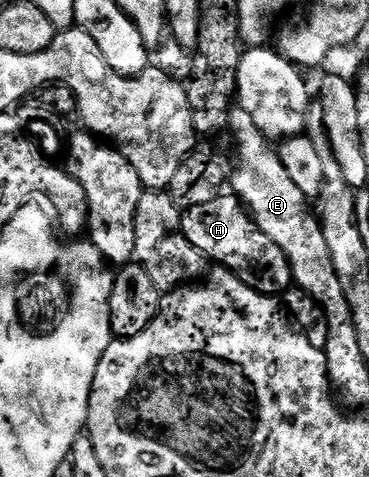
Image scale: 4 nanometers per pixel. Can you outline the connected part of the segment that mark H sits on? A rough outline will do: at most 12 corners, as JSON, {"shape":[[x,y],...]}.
{"shape":[[235,195],[183,209],[205,261],[263,296],[294,284],[286,254]]}

